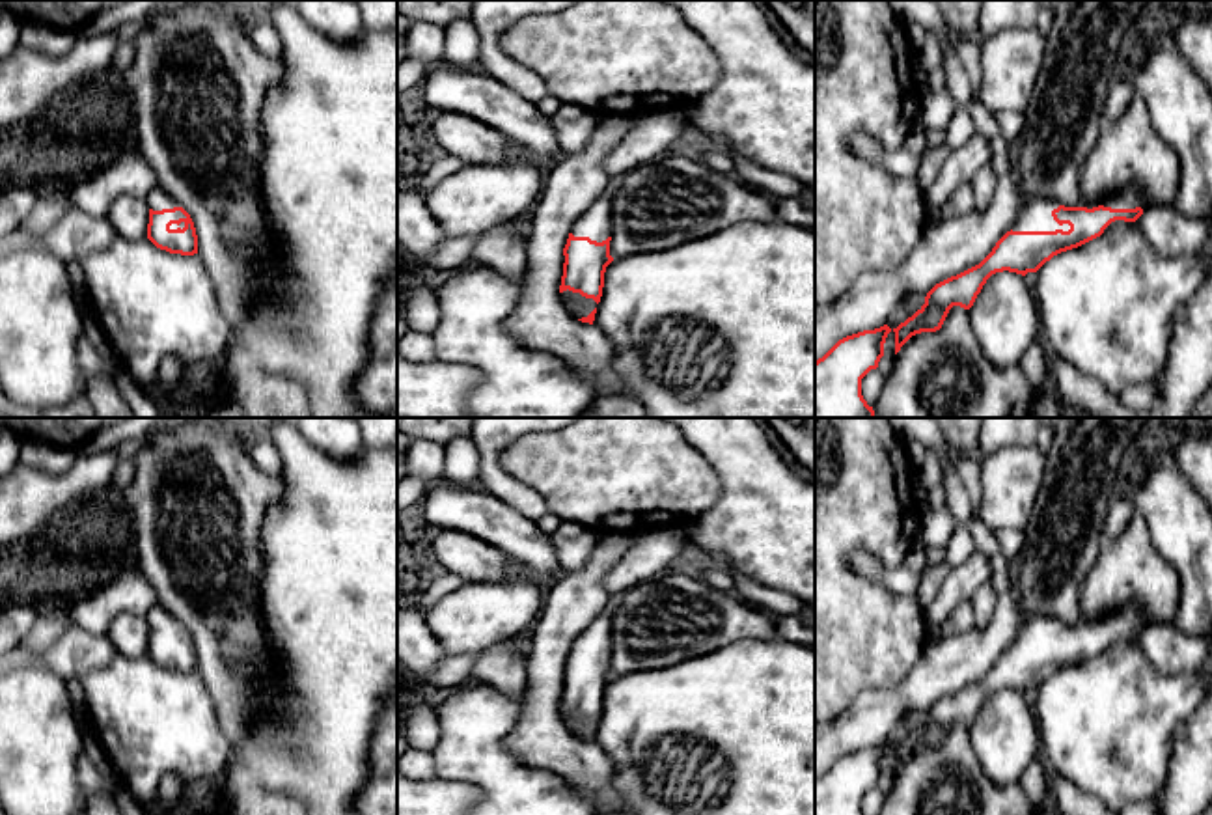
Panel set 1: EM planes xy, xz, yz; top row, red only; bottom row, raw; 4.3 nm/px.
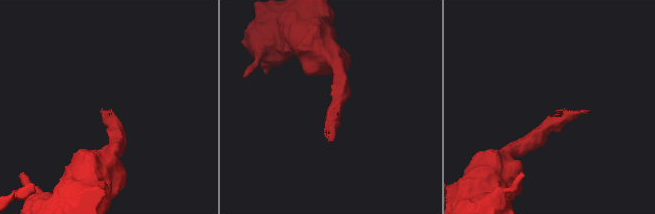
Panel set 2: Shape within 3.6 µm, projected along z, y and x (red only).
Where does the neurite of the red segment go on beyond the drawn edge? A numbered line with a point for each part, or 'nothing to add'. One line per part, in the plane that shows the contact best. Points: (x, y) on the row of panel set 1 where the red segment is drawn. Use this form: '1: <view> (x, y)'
1: yz (1106, 306)

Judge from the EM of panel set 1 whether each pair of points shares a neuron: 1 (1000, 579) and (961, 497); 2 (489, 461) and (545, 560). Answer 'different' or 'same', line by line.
1: same
2: different

